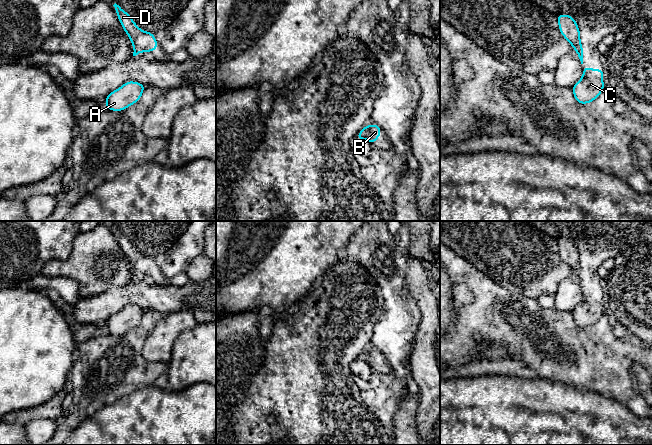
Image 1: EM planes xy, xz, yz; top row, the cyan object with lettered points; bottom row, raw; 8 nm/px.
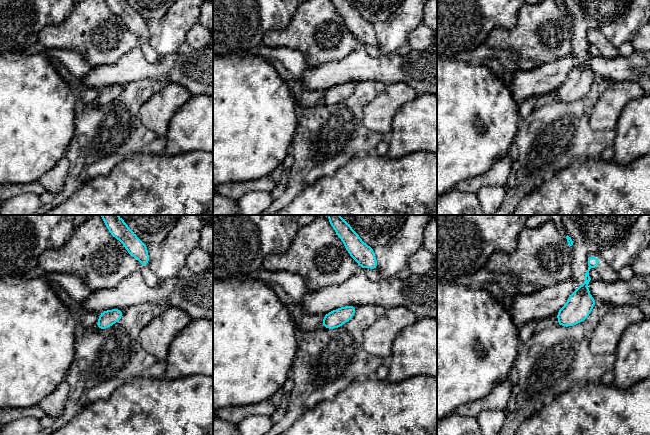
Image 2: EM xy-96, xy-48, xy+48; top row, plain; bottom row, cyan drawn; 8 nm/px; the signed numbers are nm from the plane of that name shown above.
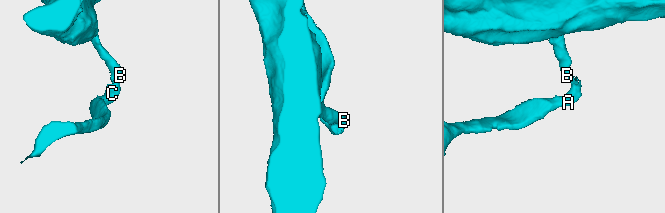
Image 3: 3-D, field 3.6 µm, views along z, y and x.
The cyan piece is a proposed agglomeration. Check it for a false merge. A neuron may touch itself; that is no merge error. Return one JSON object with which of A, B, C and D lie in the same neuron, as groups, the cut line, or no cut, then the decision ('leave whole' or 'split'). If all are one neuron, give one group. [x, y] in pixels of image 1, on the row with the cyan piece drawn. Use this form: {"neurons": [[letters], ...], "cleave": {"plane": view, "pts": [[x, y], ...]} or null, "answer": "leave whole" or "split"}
{"neurons": [["A", "C"], ["B", "D"]], "cleave": {"plane": "yz", "pts": [[580, 42], [576, 51]]}, "answer": "split"}

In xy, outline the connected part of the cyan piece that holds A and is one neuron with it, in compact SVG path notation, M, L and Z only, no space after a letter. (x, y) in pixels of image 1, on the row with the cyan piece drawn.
M128 81L120 88L112 91L106 98L106 109L123 111L138 102L146 86L135 81Z

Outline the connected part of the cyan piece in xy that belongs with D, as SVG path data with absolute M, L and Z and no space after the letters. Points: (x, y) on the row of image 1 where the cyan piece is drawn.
M116 3L113 5L117 17L132 42L132 45L140 52L152 52L157 49L158 42L152 32L146 32L140 29L131 18L131 16L121 9Z

